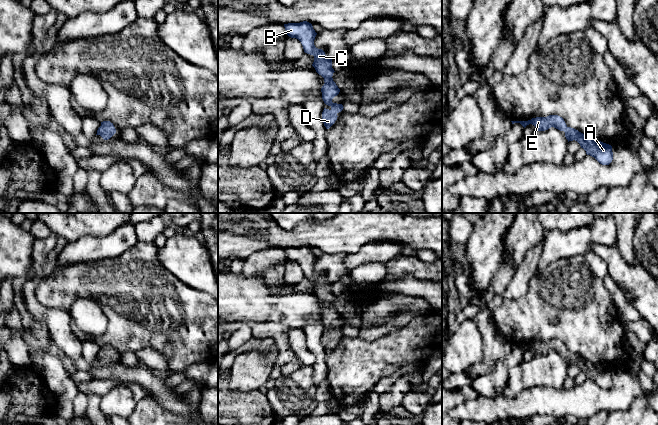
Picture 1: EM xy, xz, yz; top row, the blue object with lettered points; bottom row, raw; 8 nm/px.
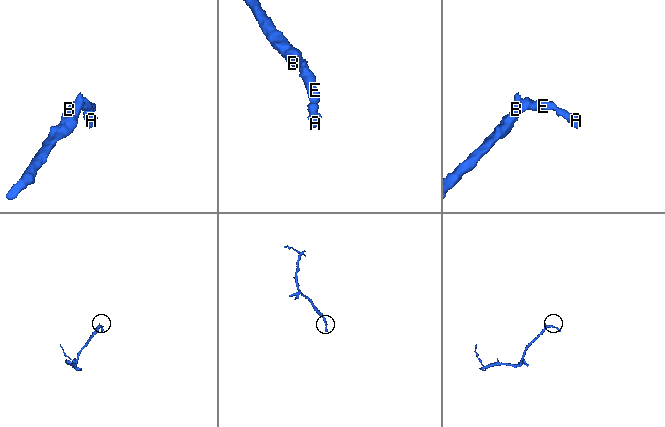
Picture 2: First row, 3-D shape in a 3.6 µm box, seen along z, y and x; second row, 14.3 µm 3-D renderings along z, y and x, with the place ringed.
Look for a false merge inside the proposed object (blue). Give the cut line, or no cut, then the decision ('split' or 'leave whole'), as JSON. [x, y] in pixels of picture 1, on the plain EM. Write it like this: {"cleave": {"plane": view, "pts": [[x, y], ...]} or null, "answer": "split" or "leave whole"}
{"cleave": null, "answer": "leave whole"}

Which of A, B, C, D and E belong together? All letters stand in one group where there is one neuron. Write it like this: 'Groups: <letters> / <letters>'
Groups: A B C D E

